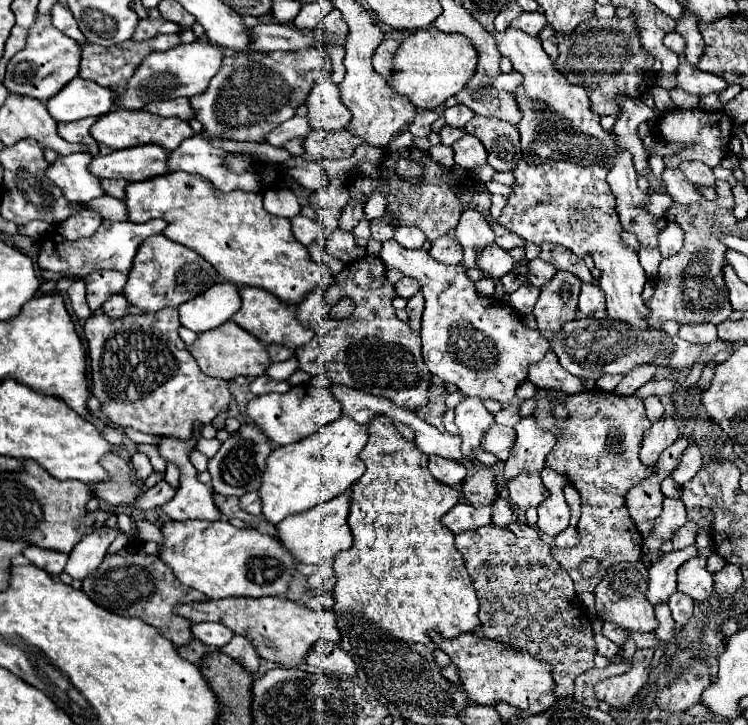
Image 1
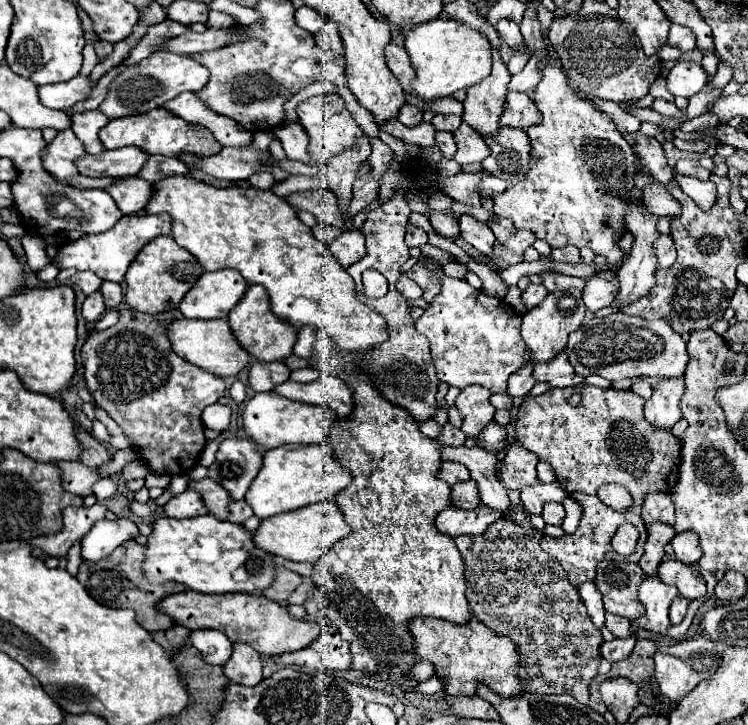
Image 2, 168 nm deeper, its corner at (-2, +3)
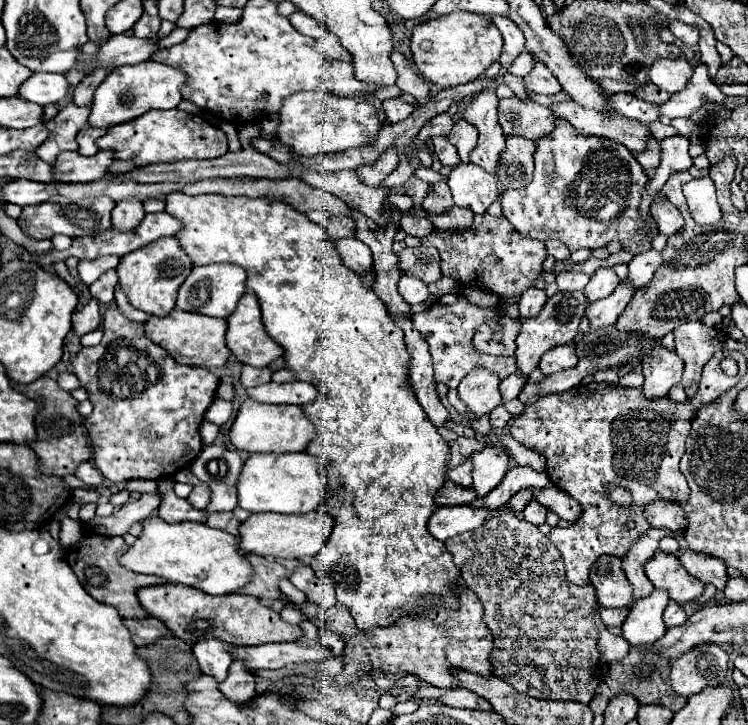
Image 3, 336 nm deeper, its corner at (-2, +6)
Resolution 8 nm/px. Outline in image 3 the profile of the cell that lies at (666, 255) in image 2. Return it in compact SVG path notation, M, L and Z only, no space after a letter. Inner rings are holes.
M650 248L648 252L636 254L630 264L628 264L628 278L632 278L632 282L636 282L636 288L648 284L654 276L654 272L660 268L662 264L662 252Z

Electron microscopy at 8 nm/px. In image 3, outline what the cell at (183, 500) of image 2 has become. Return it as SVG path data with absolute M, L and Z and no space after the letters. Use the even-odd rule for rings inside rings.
M172 478L160 480L160 494L162 502L158 508L158 516L166 522L182 522L182 520L194 520L194 522L206 522L206 512L196 510L186 498L176 496L172 488Z

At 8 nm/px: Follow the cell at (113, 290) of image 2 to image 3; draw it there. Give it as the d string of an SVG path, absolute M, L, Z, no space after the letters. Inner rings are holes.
M108 270L104 272L92 286L90 292L94 298L98 298L102 304L110 304L114 300L114 286L118 284L118 276L116 270Z

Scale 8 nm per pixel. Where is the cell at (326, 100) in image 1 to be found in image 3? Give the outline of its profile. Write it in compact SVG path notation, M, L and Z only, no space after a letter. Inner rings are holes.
M296 92L288 96L280 108L280 120L278 140L298 156L320 156L370 144L380 128L376 108L370 102L340 98L330 92Z

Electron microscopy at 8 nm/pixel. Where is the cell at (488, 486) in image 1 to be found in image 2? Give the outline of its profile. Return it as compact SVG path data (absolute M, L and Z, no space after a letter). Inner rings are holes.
M470 479L470 481L464 481L464 483L452 485L450 505L458 507L458 509L476 509L480 505L480 495L478 495L476 481Z

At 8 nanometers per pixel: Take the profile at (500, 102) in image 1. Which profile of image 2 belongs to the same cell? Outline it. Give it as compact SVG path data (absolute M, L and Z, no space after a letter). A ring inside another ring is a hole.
M510 91L504 115L500 119L500 125L518 127L518 129L526 131L528 127L532 127L536 123L540 123L540 111L536 109L534 101L524 93Z

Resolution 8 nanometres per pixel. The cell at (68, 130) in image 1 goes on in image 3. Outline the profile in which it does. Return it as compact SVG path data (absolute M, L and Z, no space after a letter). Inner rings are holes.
M86 124L80 132L78 132L78 136L76 136L76 142L78 142L78 152L82 154L82 156L94 156L96 152L98 152L98 148L96 148L96 140L100 138L100 136L104 136L108 130L106 128L94 128L94 126L90 126L90 124Z

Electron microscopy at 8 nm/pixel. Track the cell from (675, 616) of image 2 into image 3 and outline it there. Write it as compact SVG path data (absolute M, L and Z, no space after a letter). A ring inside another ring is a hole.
M670 602L668 608L664 610L664 624L666 624L668 628L672 628L672 626L680 626L680 624L684 624L684 622L686 622L686 612L684 612L682 604Z

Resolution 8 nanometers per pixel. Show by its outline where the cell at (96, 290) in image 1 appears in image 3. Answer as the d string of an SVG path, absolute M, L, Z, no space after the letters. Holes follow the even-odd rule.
M92 298L82 310L74 312L72 330L78 336L84 336L84 334L96 330L98 326L100 326L100 302L96 298Z

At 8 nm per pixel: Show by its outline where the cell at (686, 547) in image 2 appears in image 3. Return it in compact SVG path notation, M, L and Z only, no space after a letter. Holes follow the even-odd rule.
M680 550L678 560L692 576L700 578L704 584L714 584L718 590L724 590L728 574L720 558L714 558L702 552L694 552L694 550Z

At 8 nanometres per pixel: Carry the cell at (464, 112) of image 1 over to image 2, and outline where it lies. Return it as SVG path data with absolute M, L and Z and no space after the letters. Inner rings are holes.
M436 115L432 119L432 125L436 131L454 131L454 129L458 129L460 123L462 123L462 119L454 117L454 115Z

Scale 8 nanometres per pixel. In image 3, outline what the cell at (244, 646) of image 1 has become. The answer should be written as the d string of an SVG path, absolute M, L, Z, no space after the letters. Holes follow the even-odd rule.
M236 658L236 662L232 662L228 678L224 682L220 682L220 692L224 692L224 696L236 704L244 704L246 700L256 696L254 690L256 684L256 676L244 666L242 660Z

